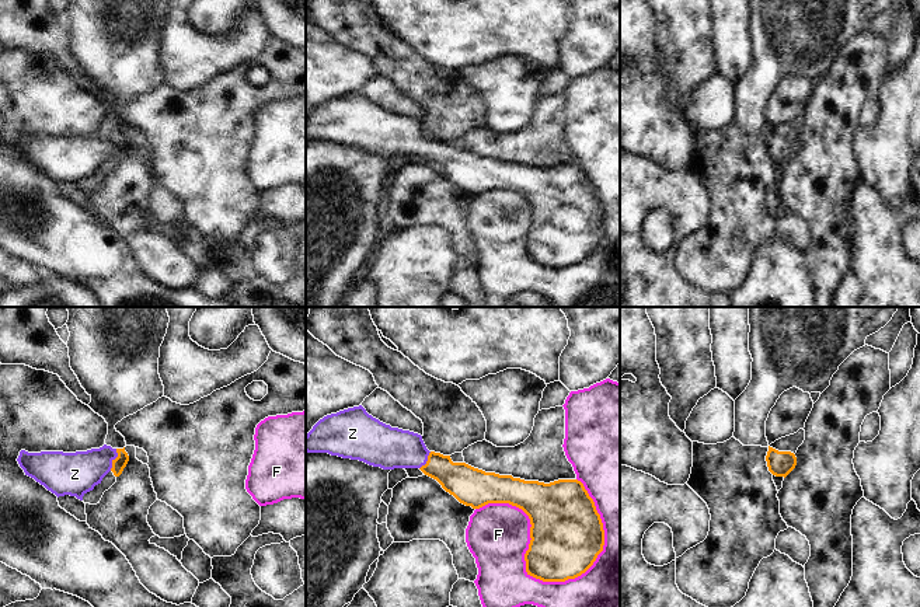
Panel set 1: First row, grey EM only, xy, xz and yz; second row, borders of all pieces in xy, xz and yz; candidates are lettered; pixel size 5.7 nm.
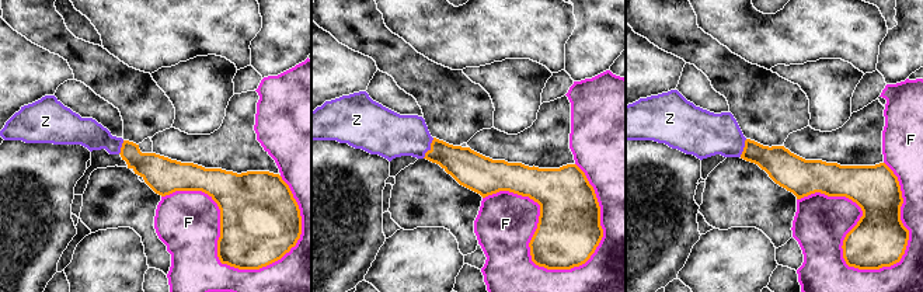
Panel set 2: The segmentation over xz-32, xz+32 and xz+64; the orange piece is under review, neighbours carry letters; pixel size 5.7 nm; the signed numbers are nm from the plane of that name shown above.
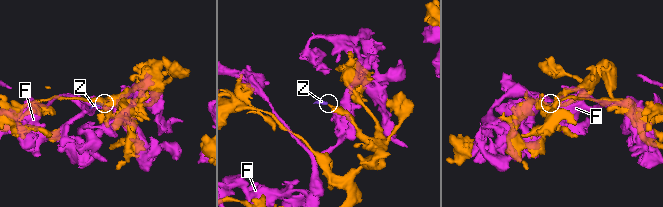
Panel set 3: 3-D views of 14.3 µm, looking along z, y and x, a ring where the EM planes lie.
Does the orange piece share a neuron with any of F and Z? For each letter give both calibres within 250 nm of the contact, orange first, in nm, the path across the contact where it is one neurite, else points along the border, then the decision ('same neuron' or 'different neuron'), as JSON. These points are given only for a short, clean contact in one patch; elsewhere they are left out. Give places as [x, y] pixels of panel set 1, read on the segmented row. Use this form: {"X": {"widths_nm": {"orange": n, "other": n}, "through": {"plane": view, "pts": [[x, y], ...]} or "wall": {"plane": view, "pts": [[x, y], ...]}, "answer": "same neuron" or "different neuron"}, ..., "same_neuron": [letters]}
{"F": {"widths_nm": {"orange": 400, "other": 360}, "answer": "different neuron"}, "Z": {"widths_nm": {"orange": 80, "other": 240}, "through": {"plane": "xy", "pts": [[119, 463], [114, 460], [101, 460], [75, 474]]}, "answer": "same neuron"}, "same_neuron": ["Z"]}

